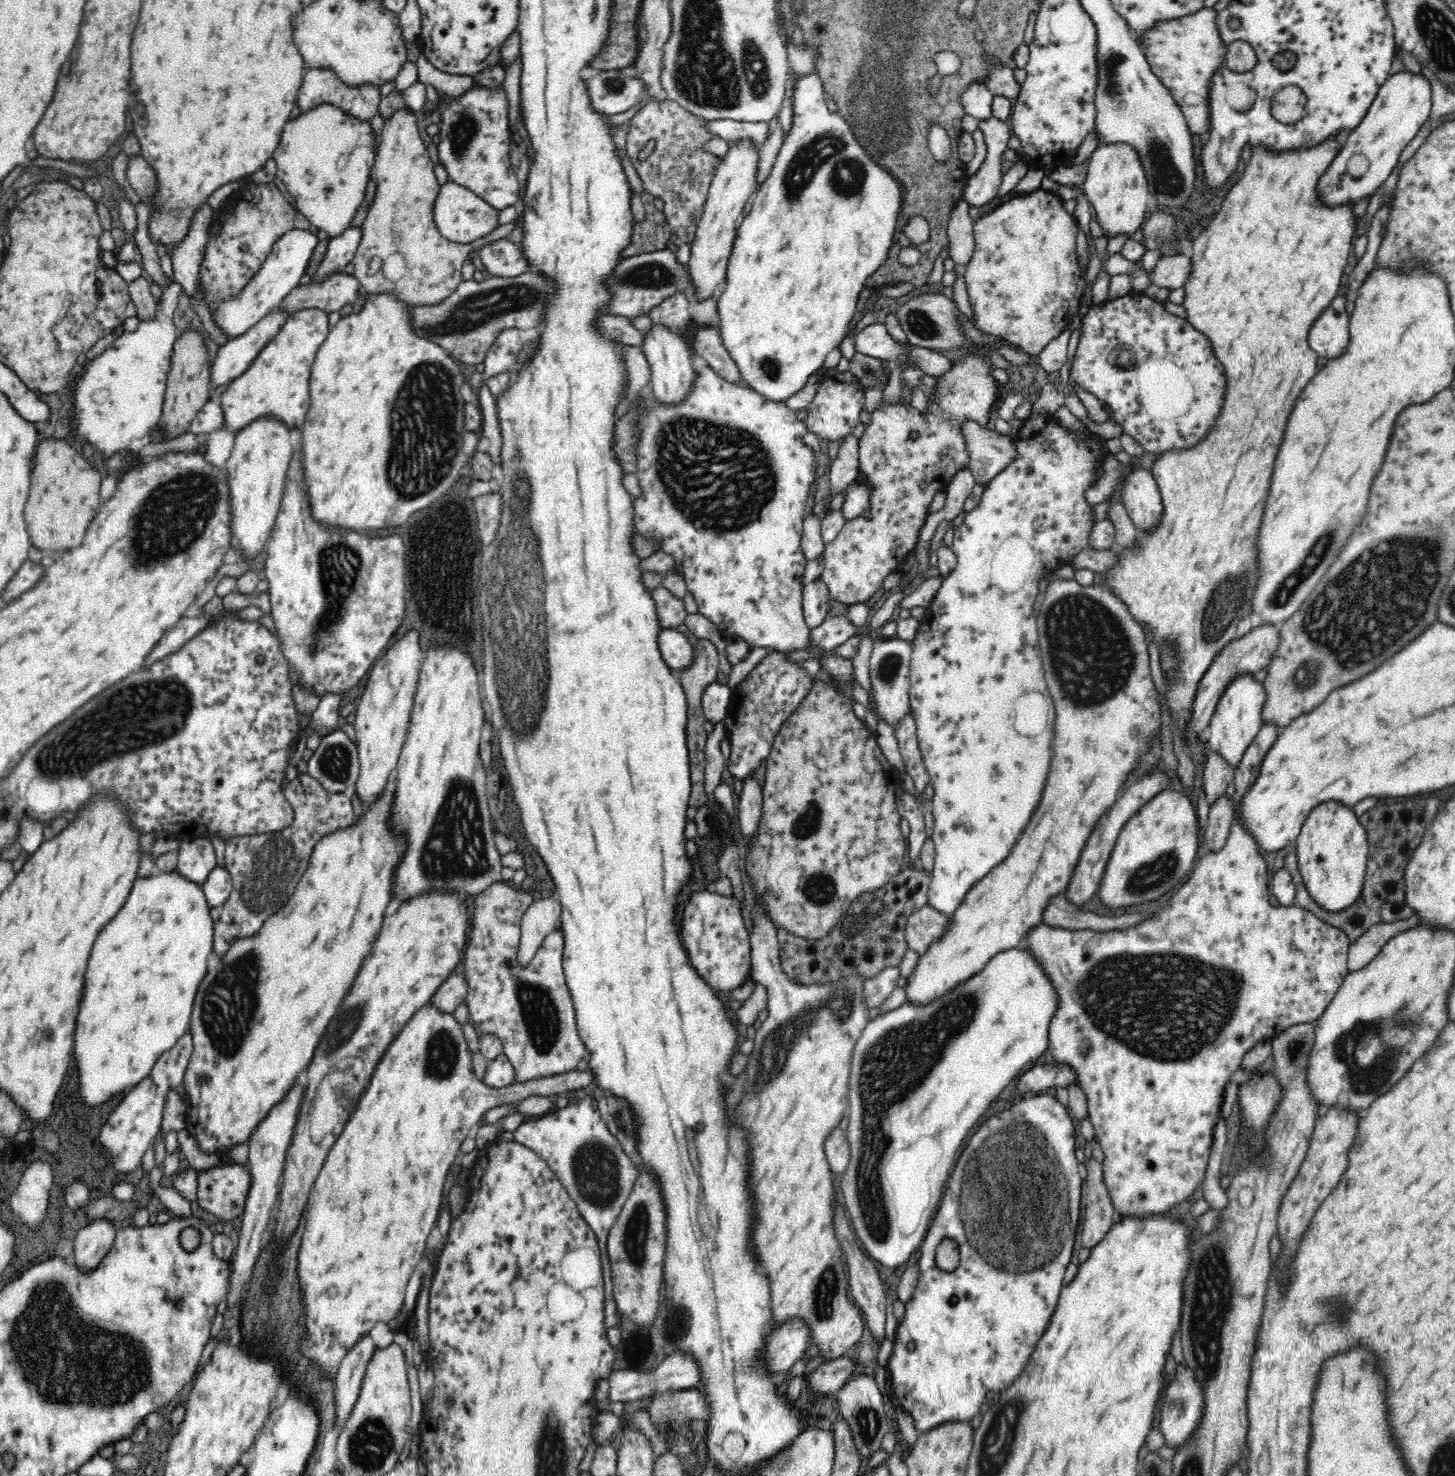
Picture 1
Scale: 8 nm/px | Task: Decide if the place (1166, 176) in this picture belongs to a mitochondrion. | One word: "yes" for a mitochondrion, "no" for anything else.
yes

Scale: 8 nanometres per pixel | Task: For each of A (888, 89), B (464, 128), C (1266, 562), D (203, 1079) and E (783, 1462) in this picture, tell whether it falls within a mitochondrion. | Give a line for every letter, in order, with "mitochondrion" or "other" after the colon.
A: mitochondrion
B: mitochondrion
C: mitochondrion
D: other
E: mitochondrion

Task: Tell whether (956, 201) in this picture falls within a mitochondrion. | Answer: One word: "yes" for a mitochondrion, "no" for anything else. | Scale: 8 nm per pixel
no

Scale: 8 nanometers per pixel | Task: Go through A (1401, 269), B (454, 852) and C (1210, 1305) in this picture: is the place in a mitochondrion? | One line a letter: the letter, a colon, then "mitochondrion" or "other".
A: other
B: mitochondrion
C: mitochondrion

